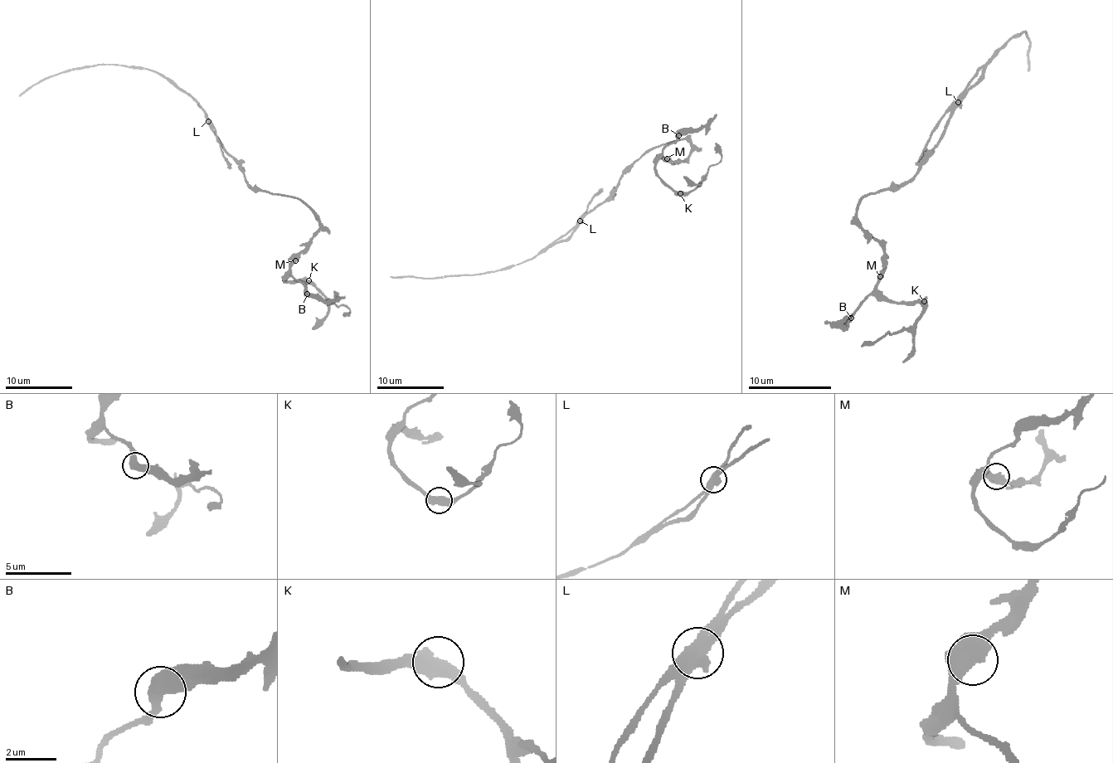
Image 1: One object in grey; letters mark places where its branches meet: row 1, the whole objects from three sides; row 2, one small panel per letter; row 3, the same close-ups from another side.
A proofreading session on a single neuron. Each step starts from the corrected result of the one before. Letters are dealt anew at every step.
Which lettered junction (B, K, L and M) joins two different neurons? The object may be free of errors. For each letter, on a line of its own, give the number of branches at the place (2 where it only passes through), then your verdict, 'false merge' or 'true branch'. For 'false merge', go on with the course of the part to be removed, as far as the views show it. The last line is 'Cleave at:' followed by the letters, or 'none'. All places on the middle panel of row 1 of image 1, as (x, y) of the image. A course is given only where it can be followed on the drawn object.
B: 2 | true branch
K: 2 | true branch
L: 2 | false merge | (580, 220), (558, 240), (530, 260), (500, 269), (439, 276), (390, 276)
M: 2 | true branch
Cleave at: L

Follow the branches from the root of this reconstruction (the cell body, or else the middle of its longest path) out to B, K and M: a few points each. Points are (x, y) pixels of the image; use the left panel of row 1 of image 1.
B: (245, 177), (253, 188), (300, 199), (318, 221), (320, 230), (290, 269), (290, 274), (303, 285), (307, 294)
K: (245, 177), (253, 188), (300, 199), (318, 221), (320, 230), (284, 279), (308, 280)
M: (245, 177), (253, 188), (300, 199), (318, 221), (320, 230), (313, 237), (312, 244), (295, 260)

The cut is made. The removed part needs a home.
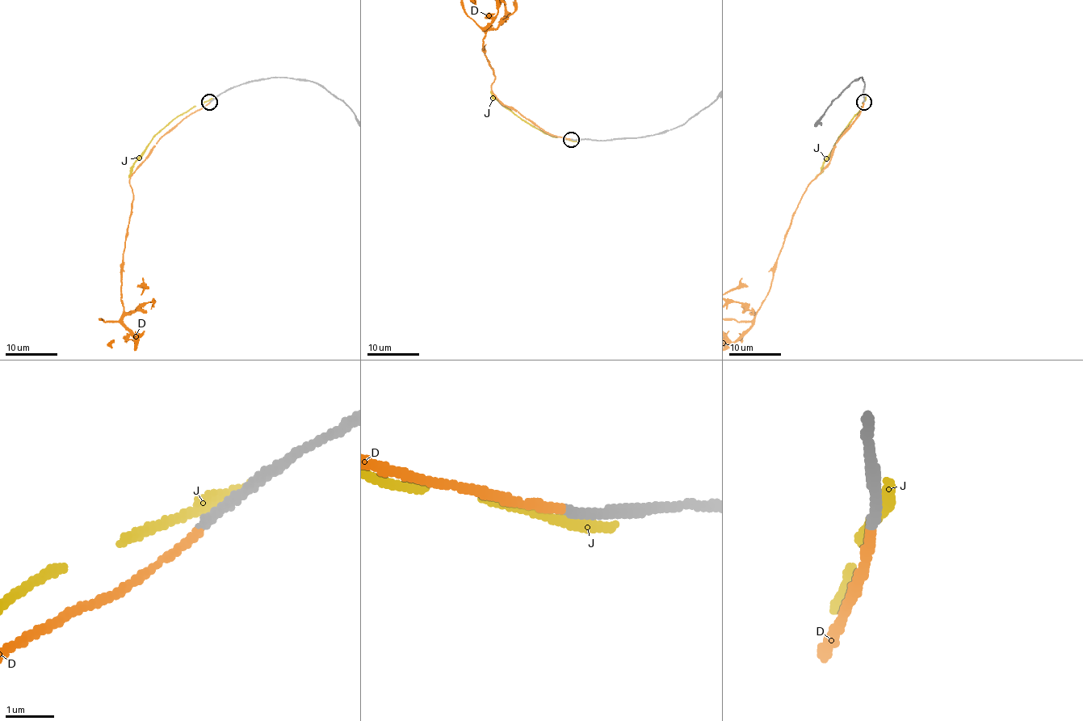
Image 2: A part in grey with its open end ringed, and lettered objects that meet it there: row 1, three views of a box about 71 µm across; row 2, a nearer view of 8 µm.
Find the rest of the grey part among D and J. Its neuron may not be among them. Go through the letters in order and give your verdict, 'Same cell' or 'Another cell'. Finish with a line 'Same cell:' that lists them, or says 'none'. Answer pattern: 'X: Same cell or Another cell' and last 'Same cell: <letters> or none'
D: Same cell
J: Another cell
Same cell: D

